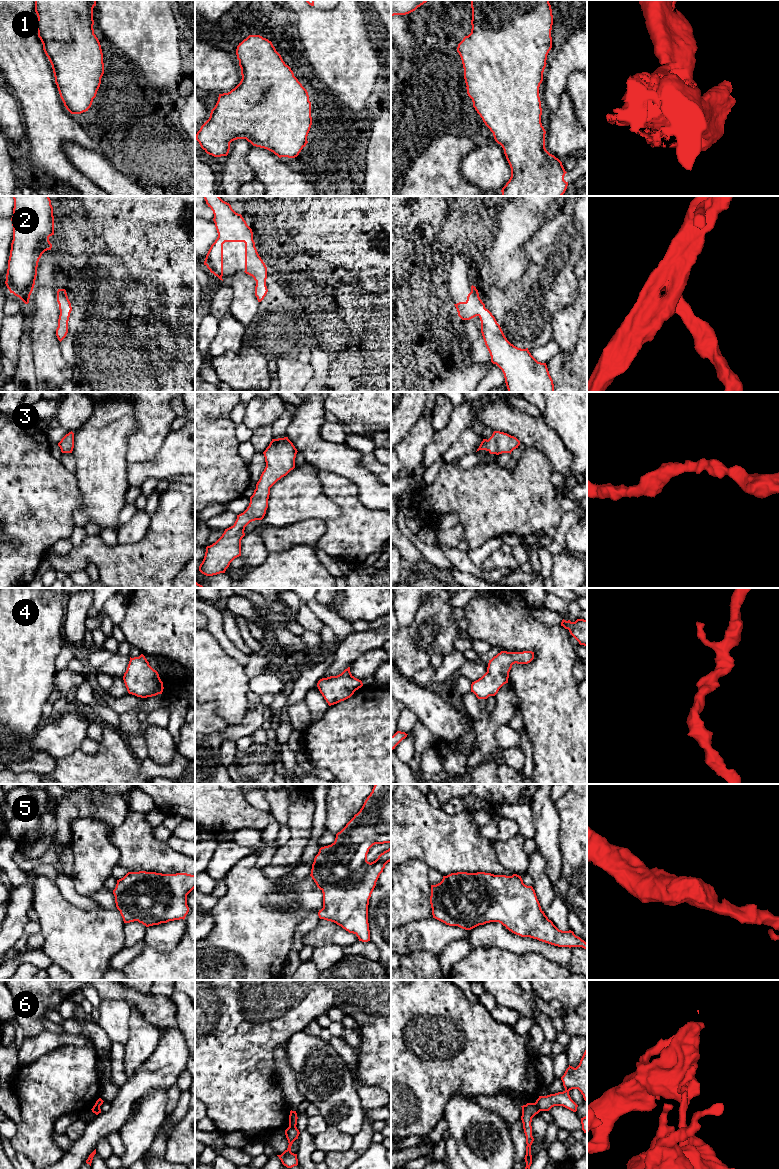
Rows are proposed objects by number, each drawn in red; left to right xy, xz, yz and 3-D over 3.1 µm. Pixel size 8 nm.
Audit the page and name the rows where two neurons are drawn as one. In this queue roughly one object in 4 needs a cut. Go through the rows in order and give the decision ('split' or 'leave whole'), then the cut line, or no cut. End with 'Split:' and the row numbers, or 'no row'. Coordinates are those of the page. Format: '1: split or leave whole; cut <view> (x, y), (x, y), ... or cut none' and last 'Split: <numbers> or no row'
1: split; cut yz (548, 2), (527, 14), (499, 13), (493, 56), (472, 57)
2: leave whole; cut none
3: leave whole; cut none
4: leave whole; cut none
5: leave whole; cut none
6: split; cut yz (534, 1103), (539, 1111)
Split: 1, 6

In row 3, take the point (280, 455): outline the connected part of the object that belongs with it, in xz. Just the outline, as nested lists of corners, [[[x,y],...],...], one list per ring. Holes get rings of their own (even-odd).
[[[288,437],[272,439],[263,452],[266,467],[256,489],[250,497],[247,509],[237,515],[233,526],[225,529],[222,536],[206,552],[199,571],[206,576],[225,573],[230,563],[241,556],[241,540],[245,527],[252,521],[262,520],[268,508],[270,488],[295,468],[297,449]]]

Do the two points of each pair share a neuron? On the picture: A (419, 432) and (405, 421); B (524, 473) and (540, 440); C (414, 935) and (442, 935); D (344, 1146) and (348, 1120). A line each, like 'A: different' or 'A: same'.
A: different
B: different
C: same
D: different

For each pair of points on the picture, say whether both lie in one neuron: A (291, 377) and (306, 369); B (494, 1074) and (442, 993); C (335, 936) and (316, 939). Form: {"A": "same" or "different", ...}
{"A": "same", "B": "same", "C": "same"}

